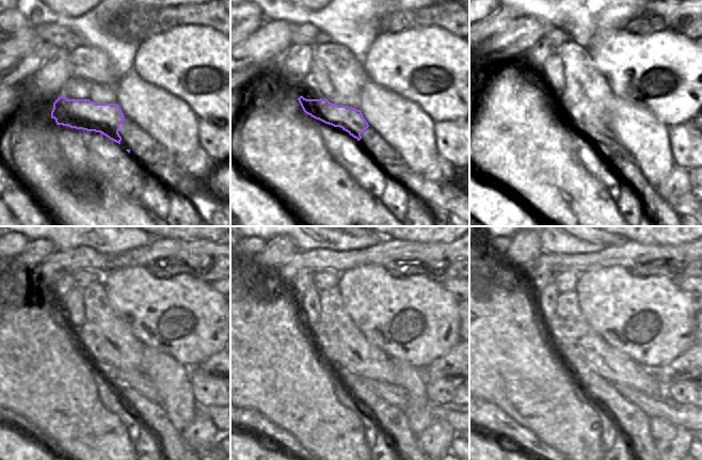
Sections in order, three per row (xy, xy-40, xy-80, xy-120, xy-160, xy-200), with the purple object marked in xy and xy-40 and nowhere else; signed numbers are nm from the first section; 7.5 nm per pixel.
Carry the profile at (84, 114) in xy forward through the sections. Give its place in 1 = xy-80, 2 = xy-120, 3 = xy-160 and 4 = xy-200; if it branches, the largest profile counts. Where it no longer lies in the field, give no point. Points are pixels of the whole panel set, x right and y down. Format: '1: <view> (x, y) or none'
1: xy-80 (601, 135)
2: xy-120 (134, 379)
3: xy-160 (395, 395)
4: xy-200 (686, 416)

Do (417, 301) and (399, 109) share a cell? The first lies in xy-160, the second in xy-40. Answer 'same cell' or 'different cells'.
different cells

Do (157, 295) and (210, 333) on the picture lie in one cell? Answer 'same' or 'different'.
same

